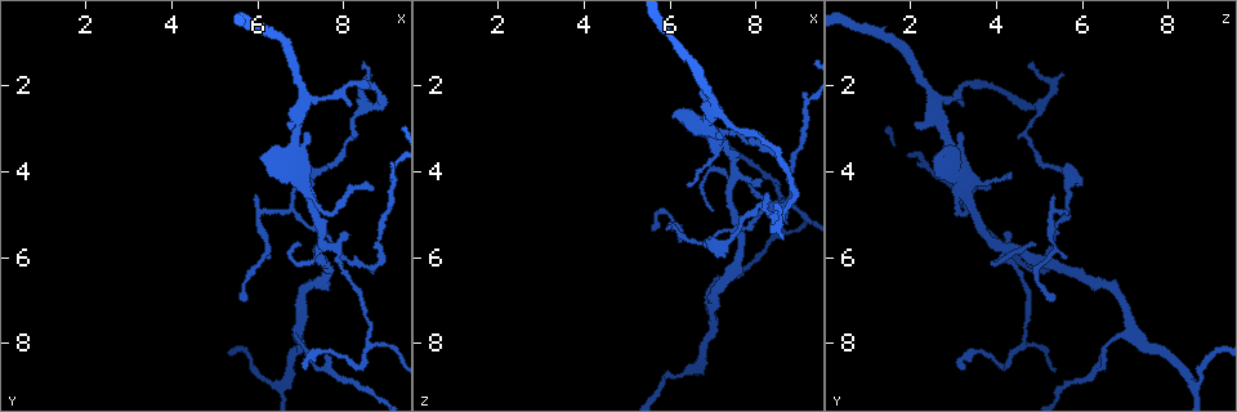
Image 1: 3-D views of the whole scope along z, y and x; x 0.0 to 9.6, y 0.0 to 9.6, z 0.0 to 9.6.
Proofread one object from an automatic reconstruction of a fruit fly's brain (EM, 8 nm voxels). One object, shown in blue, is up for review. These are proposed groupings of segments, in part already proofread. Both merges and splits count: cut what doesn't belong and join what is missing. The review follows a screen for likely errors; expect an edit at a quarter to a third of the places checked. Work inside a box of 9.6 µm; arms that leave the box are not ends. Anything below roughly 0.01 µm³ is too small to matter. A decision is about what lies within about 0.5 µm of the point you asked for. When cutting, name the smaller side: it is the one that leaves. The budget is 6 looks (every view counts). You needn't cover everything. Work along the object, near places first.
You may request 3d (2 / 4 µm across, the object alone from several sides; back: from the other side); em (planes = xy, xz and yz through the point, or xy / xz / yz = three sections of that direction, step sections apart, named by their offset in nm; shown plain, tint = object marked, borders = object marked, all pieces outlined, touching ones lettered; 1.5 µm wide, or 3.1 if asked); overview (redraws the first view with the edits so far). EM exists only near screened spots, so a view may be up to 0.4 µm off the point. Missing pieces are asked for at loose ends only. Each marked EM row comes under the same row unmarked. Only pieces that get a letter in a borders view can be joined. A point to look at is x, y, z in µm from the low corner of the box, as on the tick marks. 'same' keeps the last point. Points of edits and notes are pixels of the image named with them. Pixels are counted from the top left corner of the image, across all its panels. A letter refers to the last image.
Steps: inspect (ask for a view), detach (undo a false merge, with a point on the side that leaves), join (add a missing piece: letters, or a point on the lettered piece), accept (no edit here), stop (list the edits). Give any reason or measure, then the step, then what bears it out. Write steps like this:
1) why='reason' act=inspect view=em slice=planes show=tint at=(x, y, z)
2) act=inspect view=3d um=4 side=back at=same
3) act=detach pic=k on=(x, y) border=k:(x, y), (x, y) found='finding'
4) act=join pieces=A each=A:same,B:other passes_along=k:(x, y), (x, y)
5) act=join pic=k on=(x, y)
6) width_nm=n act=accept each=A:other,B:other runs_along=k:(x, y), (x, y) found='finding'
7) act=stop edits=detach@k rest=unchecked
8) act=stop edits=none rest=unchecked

why='abrupt turn' act=inspect view=em slice=planes show=borders at=(6.80, 4.80, 5.65)

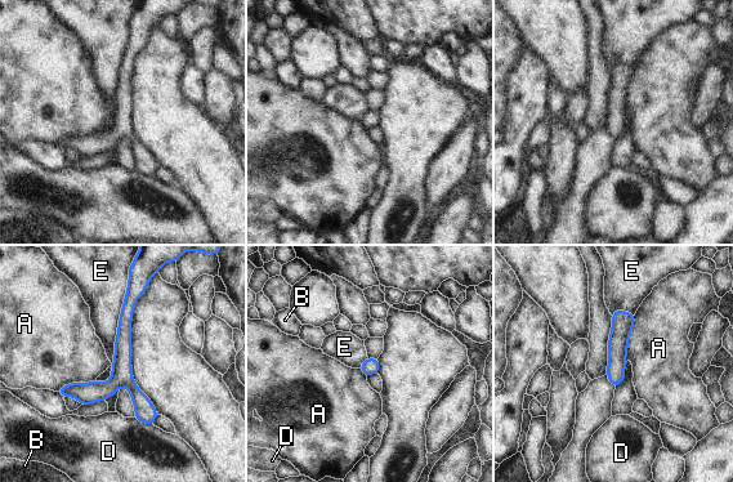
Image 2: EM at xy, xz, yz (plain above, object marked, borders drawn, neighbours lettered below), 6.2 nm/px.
width_nm=100 act=accept each=A:other,B:other,D:other,E:other border=2:(635, 315), (625, 364) found='all the same cell'

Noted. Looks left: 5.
why='thin end' act=inspect view=3d um=4 at=(5.55, 6.95, 5.35)

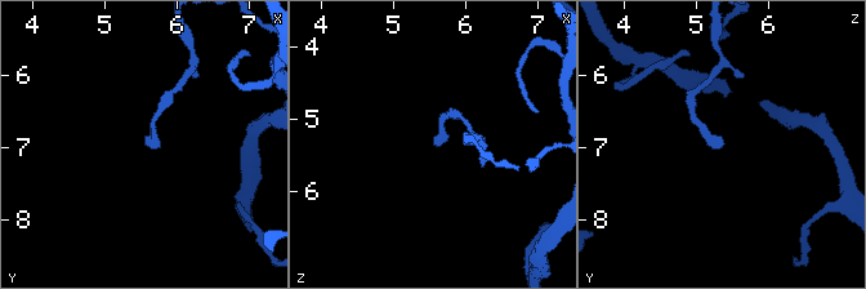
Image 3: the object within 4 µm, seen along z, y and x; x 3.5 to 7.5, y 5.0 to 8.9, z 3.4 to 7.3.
act=inspect view=em slice=planes show=borders at=(5.55, 6.95, 5.35)

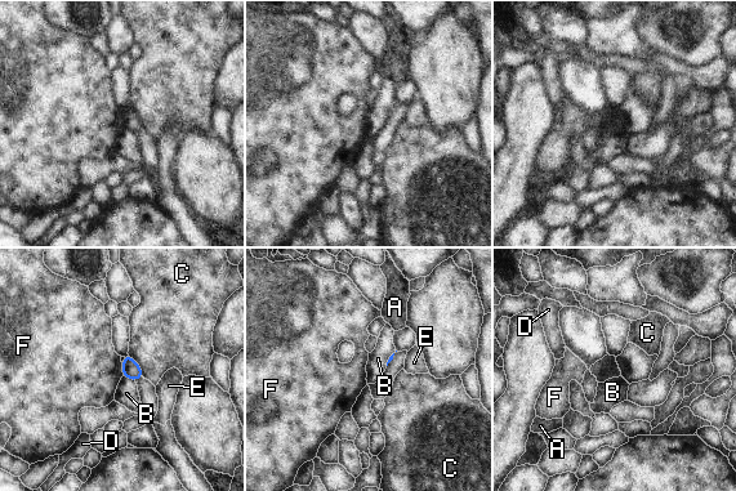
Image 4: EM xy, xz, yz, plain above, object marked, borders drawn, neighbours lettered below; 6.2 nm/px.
longest_contact=C:180nm act=accept each=A:other,B:other,C:other,D:other,E:other,F:other found='no lettered piece goes on from it'

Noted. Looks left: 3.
why='free end' act=inspect view=3d um=4 at=(8.15, 5.45, 4.20)

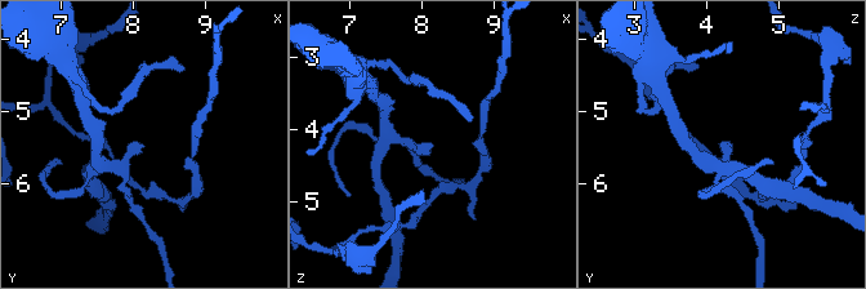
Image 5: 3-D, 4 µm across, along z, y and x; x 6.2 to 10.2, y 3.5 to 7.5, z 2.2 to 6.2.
why='shape alone is not enough' act=inspect view=em slice=planes show=borders at=(8.15, 5.45, 4.20)

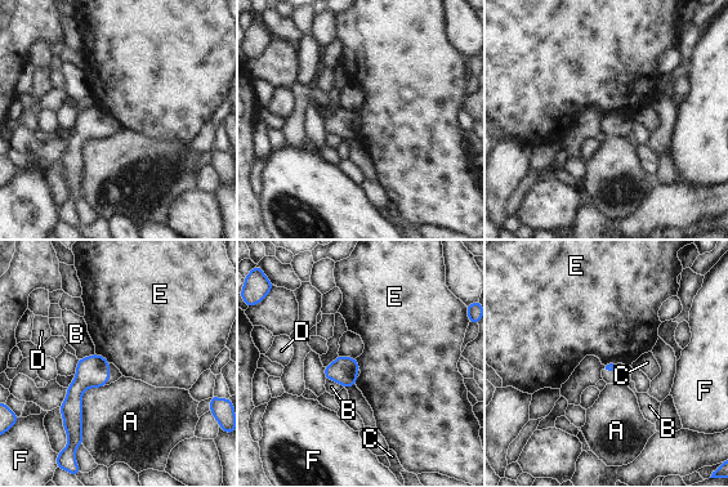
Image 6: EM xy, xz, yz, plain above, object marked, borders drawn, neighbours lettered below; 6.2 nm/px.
act=accept each=A:other,B:other,C:other,D:other,E:other,F:other found='no lettered piece goes on from it'

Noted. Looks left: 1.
act=stop edits=none rest=unchecked

